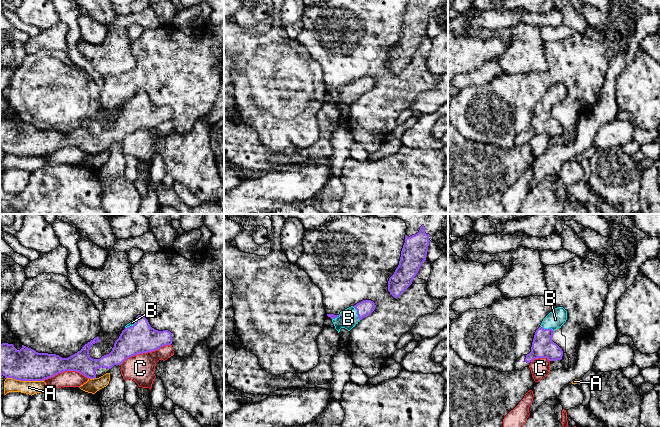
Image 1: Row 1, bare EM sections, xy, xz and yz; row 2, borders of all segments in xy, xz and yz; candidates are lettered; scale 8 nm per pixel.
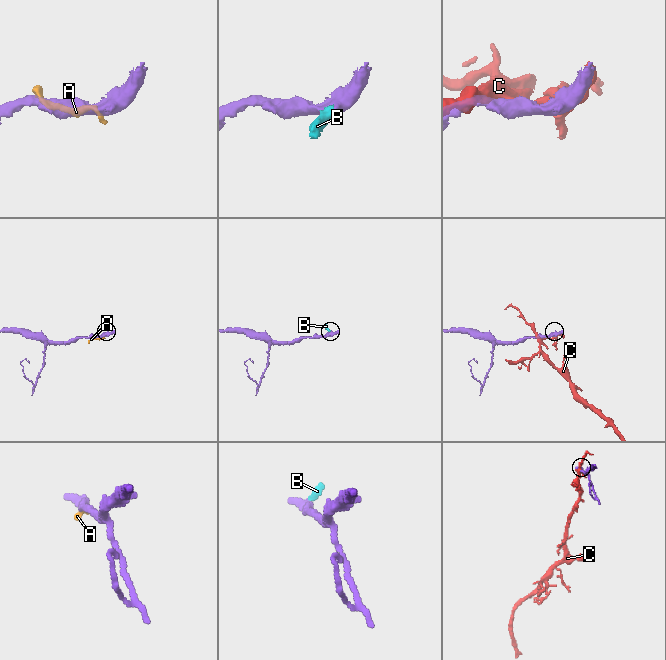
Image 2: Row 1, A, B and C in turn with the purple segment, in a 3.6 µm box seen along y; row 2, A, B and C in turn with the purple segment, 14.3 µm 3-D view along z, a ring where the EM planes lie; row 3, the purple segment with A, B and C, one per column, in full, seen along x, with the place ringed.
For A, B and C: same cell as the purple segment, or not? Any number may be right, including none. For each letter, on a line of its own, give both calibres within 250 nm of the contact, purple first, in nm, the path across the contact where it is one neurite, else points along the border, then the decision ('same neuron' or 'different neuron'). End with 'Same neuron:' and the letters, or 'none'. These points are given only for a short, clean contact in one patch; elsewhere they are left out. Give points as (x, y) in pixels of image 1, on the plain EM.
A: 260/110 nm | different neuron
B: 130/160 nm | across xz (364, 84), (357, 89), (348, 94) | same neuron
C: 240/220 nm | different neuron
Same neuron: B

